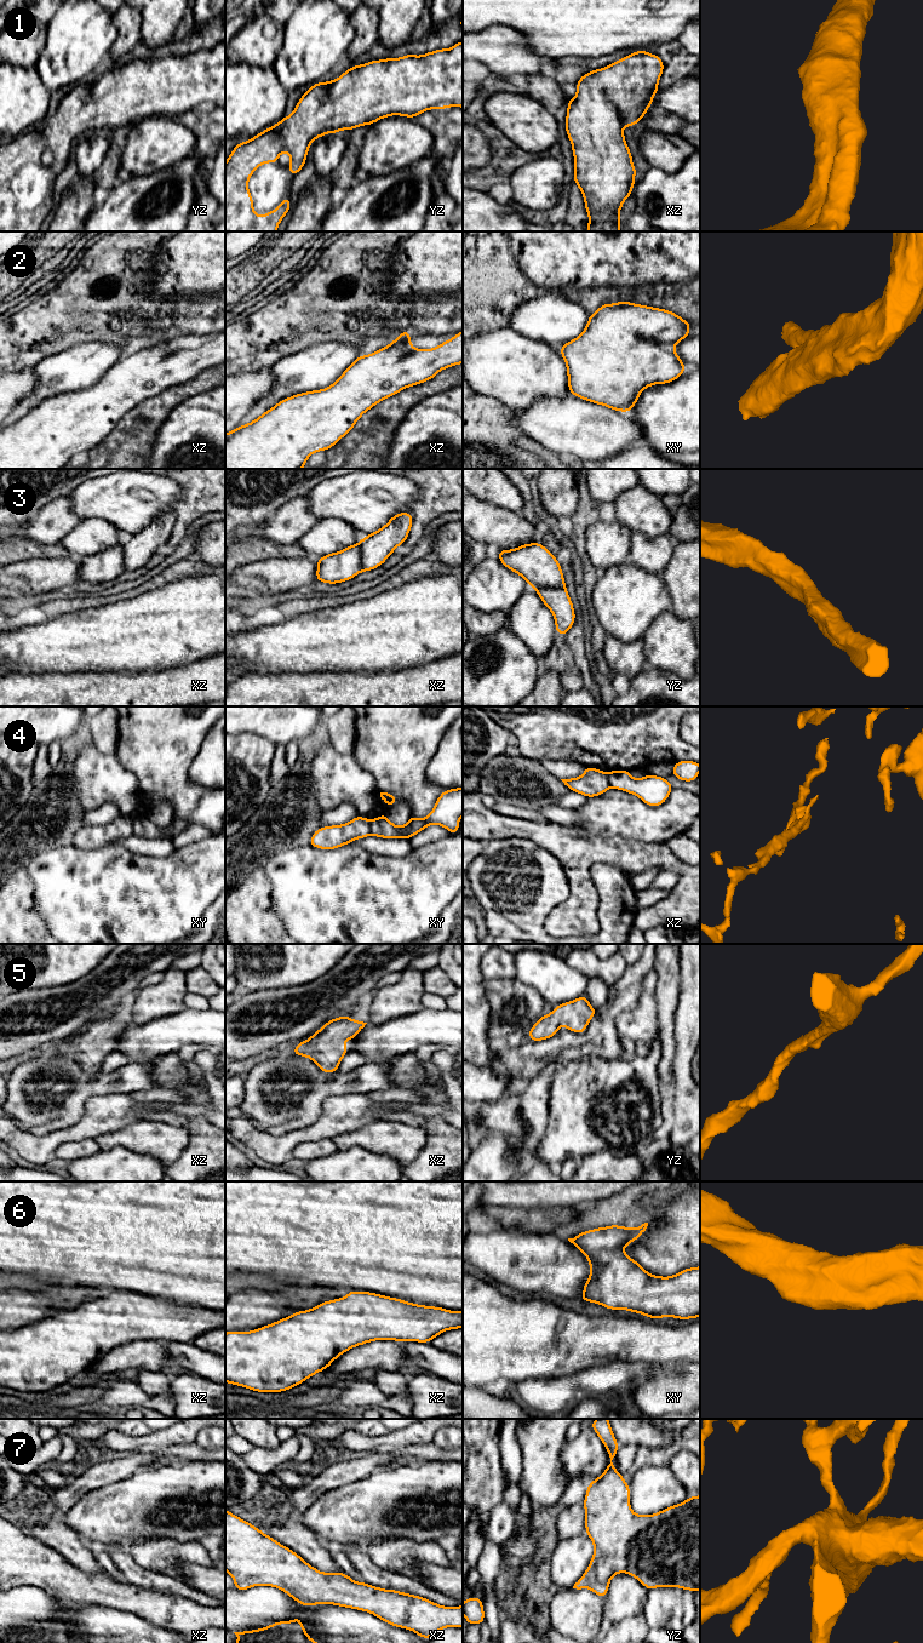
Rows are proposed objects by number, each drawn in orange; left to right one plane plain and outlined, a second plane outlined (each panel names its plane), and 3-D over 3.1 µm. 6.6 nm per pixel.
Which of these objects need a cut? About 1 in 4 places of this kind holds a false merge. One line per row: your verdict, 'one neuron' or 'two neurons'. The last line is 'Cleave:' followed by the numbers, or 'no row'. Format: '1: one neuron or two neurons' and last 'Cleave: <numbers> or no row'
1: one neuron
2: one neuron
3: two neurons
4: two neurons
5: one neuron
6: one neuron
7: one neuron
Cleave: 3, 4

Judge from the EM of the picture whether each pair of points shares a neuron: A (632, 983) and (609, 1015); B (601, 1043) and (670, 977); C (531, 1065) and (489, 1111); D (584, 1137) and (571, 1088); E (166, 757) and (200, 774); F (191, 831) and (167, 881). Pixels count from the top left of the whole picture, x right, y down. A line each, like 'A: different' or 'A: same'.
A: same
B: different
C: different
D: same
E: different
F: different

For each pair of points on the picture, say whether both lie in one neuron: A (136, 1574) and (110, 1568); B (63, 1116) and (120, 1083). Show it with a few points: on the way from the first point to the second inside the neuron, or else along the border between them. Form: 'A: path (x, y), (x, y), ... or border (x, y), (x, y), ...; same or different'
A: border (105, 1550), (127, 1581); different
B: path (75, 1101), (92, 1085), (105, 1083); same

